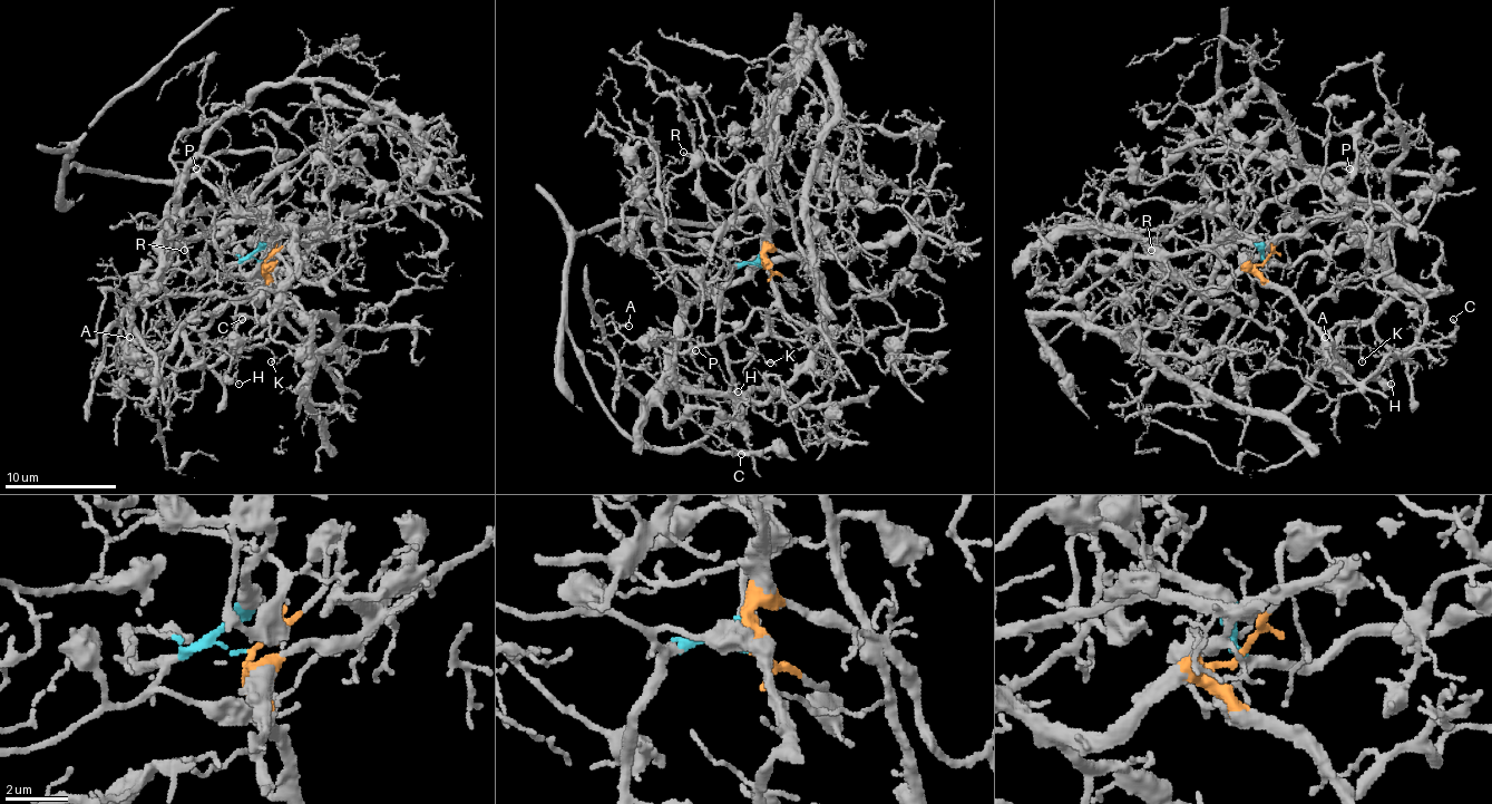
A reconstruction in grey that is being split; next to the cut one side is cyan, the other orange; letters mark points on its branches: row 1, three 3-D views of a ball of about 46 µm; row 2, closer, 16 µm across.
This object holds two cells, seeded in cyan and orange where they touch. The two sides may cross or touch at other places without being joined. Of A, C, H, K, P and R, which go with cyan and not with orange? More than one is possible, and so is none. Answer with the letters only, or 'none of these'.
C, P

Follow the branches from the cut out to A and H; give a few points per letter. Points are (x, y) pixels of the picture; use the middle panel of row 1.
A: (761, 268), (763, 259), (778, 310), (756, 310), (713, 344), (657, 346), (624, 338), (613, 321), (630, 327)
H: (761, 268), (763, 259), (778, 310), (756, 310), (739, 329), (713, 344), (702, 344), (700, 338), (739, 391)

